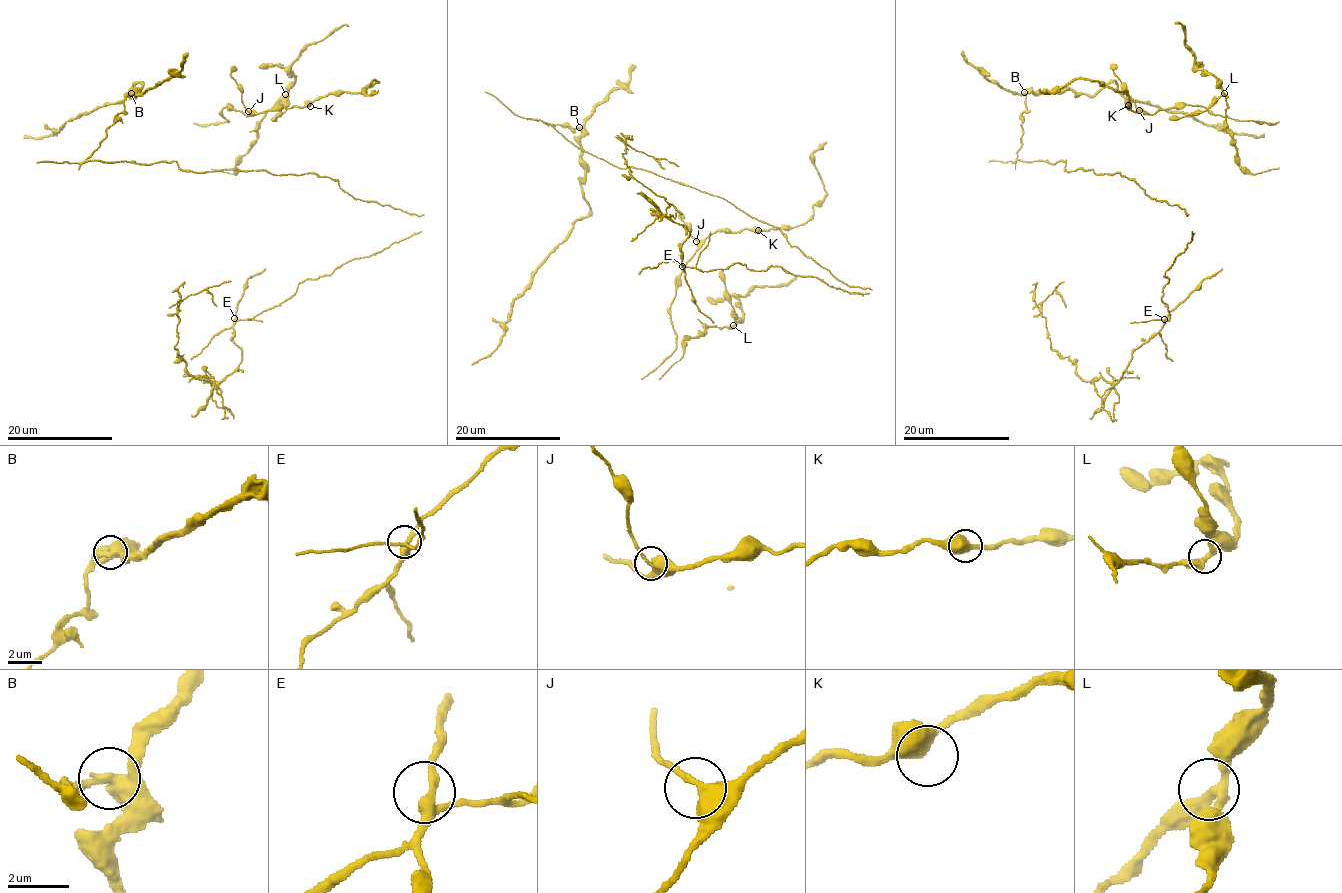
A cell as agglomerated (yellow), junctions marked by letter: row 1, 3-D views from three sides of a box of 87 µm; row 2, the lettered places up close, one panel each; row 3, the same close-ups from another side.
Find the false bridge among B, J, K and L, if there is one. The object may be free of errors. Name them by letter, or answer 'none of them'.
B

